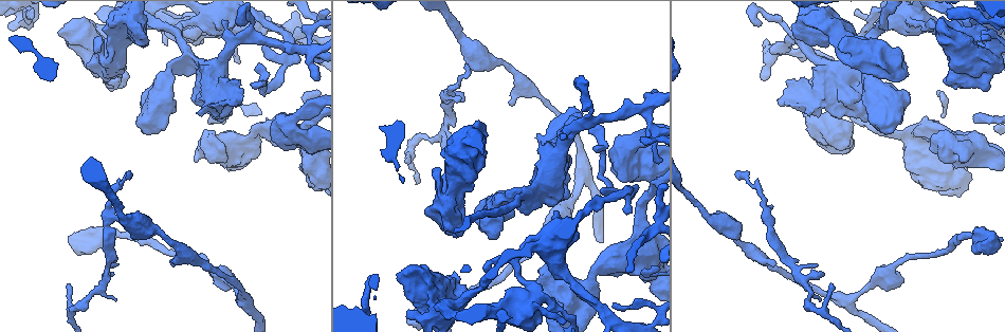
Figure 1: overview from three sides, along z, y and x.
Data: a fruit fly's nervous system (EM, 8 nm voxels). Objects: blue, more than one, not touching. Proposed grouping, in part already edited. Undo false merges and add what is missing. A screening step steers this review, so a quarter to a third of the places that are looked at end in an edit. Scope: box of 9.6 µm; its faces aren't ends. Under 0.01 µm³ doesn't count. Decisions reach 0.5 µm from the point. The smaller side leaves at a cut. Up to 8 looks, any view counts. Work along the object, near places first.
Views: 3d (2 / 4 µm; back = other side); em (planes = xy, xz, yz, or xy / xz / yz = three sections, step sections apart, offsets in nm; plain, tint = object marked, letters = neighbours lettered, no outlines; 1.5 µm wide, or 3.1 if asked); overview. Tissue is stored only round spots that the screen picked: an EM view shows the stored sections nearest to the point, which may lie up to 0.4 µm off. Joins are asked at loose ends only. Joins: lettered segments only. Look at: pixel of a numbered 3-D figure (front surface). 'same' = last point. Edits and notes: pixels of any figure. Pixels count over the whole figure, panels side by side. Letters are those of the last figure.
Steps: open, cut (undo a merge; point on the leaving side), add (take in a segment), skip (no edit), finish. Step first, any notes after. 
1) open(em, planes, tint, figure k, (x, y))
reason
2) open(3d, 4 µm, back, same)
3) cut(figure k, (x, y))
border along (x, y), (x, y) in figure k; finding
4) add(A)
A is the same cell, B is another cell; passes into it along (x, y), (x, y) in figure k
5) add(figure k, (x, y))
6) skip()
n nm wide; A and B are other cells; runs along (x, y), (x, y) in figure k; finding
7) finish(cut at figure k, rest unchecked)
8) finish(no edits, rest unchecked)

open(3d, 4 µm, figure 1, (207, 267))
calibre changes

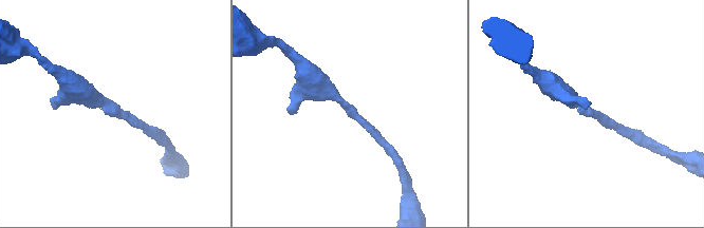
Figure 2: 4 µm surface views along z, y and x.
open(em, yz, step 8, tint, figure 2, (348, 109))
now the EM

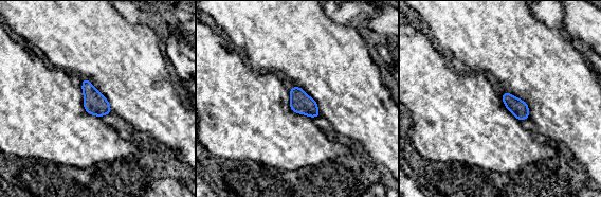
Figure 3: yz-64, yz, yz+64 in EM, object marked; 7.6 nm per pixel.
open(em, xy, step 8, letters, same)
another direction

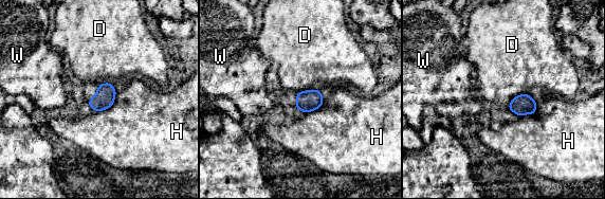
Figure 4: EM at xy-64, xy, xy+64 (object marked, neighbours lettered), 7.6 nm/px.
skip()
60 nm wide; D, H and W are other cells; border along (116, 92), (109, 107), (94, 111) in figure 4; continuous, no second cell

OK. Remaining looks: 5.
open(3d, 2 µm, figure 1, (450, 23))
thick turns thin

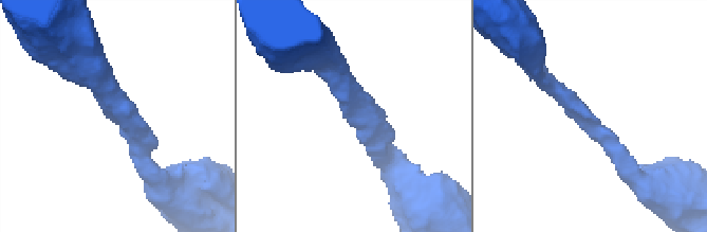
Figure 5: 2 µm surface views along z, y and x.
open(em, planes, letters, figure 5, (582, 114))
arms of 180, 240 nm

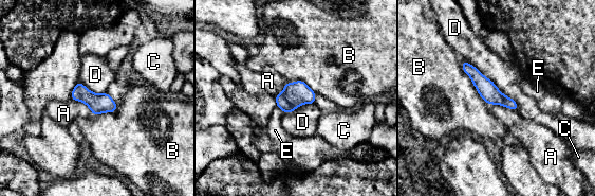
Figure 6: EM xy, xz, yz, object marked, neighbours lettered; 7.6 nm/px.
skip()
A, B, C, D and E are other cells; runs along (464, 65), (497, 98), (515, 107) in figure 6; all the same cell

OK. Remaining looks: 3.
open(em, yz, step 4, tint, figure 1, (452, 304))
three arms meet

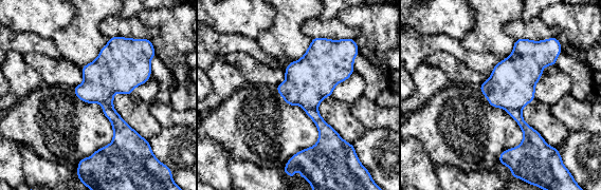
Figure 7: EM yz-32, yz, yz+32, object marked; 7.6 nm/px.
open(em, planes, letters, same)

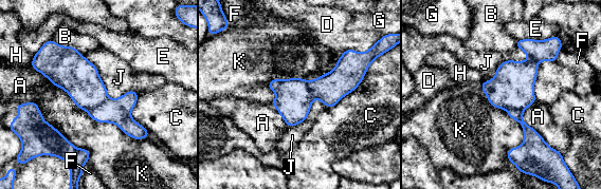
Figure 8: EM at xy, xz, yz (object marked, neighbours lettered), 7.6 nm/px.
cut(figure 8, (79, 78))
K touches over 800 nm; A, B, C, D, E, F, G, H, J and K are other cells; two cells meet here

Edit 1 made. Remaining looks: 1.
finish(cut at figure 8, rest unchecked)

